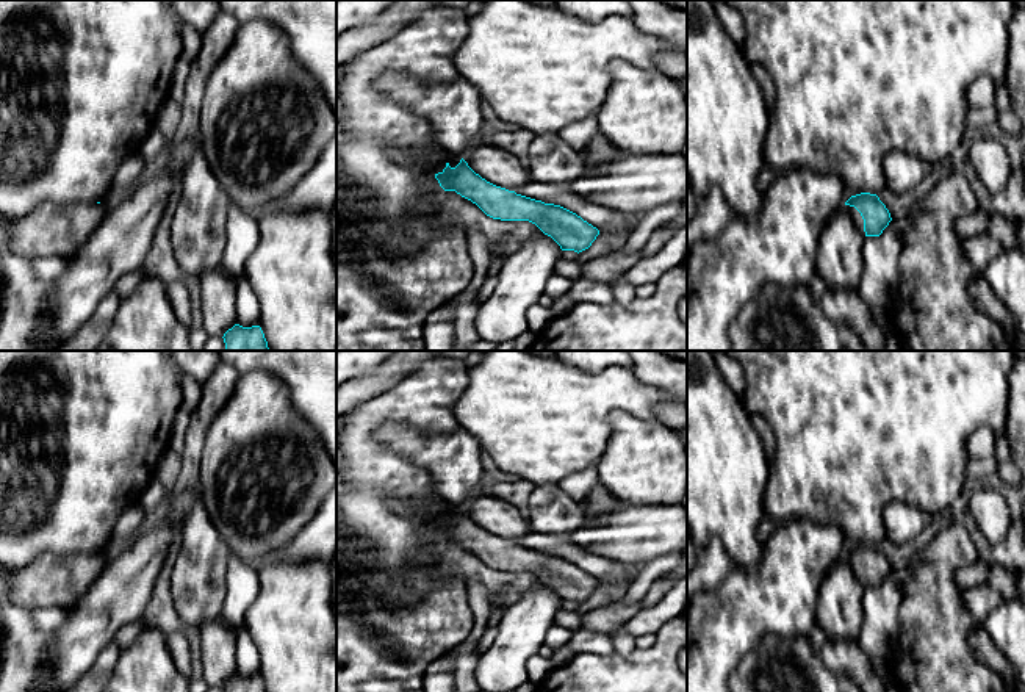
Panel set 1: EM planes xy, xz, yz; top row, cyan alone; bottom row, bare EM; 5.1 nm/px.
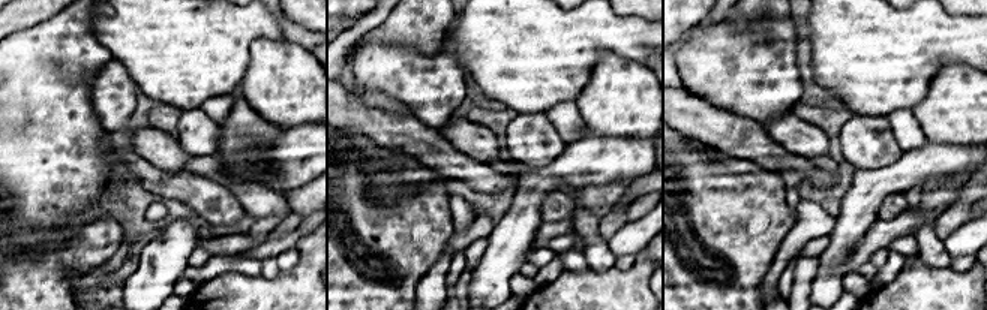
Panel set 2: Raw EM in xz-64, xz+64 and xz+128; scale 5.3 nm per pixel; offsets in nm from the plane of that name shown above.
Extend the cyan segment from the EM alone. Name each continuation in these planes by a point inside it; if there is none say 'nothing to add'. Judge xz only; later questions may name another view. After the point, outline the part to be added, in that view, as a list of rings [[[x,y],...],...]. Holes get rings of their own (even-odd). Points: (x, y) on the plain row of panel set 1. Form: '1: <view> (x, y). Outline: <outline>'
1: xz (440, 512). Outline: [[[426,504],[419,507],[419,512],[424,514],[433,514],[433,524],[443,523],[443,520],[449,515],[451,518],[455,518],[460,514],[460,507],[454,507],[449,504],[437,506],[437,504]]]

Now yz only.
1: yz (856, 567). Outline: [[[847,556],[847,557],[848,557],[848,562],[850,562],[853,571],[858,575],[861,584],[865,586],[865,582],[864,582],[864,570],[862,570],[861,564],[854,557],[850,557],[850,556]]]

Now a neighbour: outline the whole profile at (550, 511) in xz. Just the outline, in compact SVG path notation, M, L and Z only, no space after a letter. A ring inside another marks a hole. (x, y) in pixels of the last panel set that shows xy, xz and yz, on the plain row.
M557 484L538 485L527 501L532 532L570 535L585 521L584 507Z

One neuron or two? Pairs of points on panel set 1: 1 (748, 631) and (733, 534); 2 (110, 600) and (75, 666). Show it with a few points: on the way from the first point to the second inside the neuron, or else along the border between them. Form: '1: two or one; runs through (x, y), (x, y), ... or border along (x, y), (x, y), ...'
1: two; border along (766, 547), (764, 556), (756, 564), (737, 567)
2: one; runs through (97, 616), (79, 641), (77, 650)

